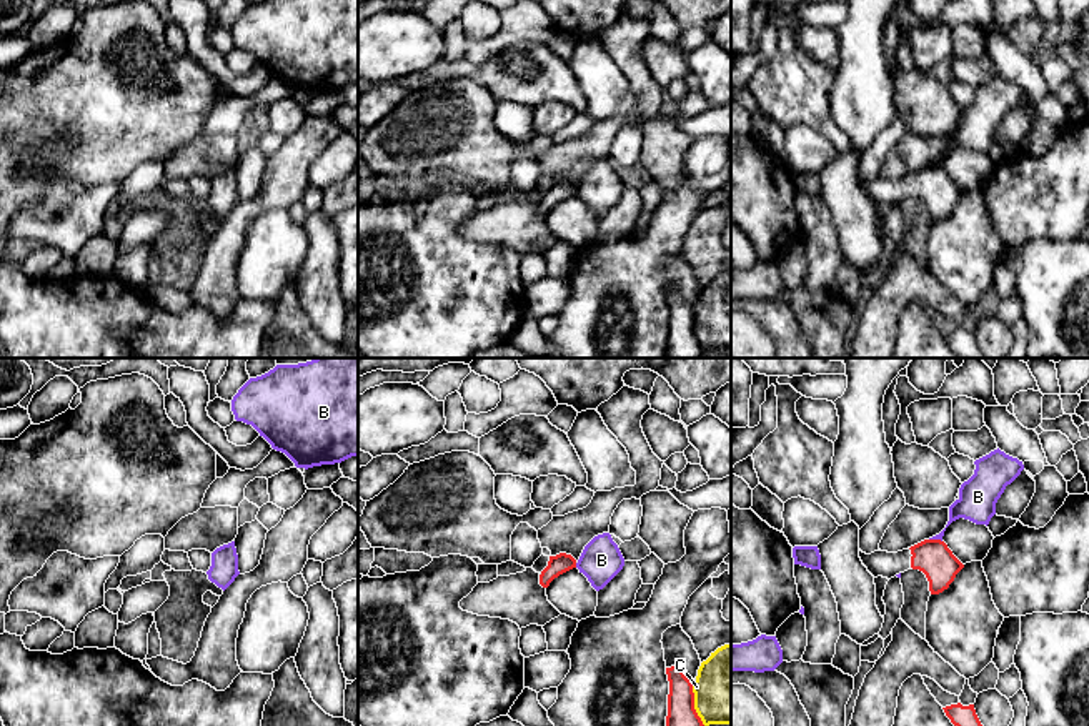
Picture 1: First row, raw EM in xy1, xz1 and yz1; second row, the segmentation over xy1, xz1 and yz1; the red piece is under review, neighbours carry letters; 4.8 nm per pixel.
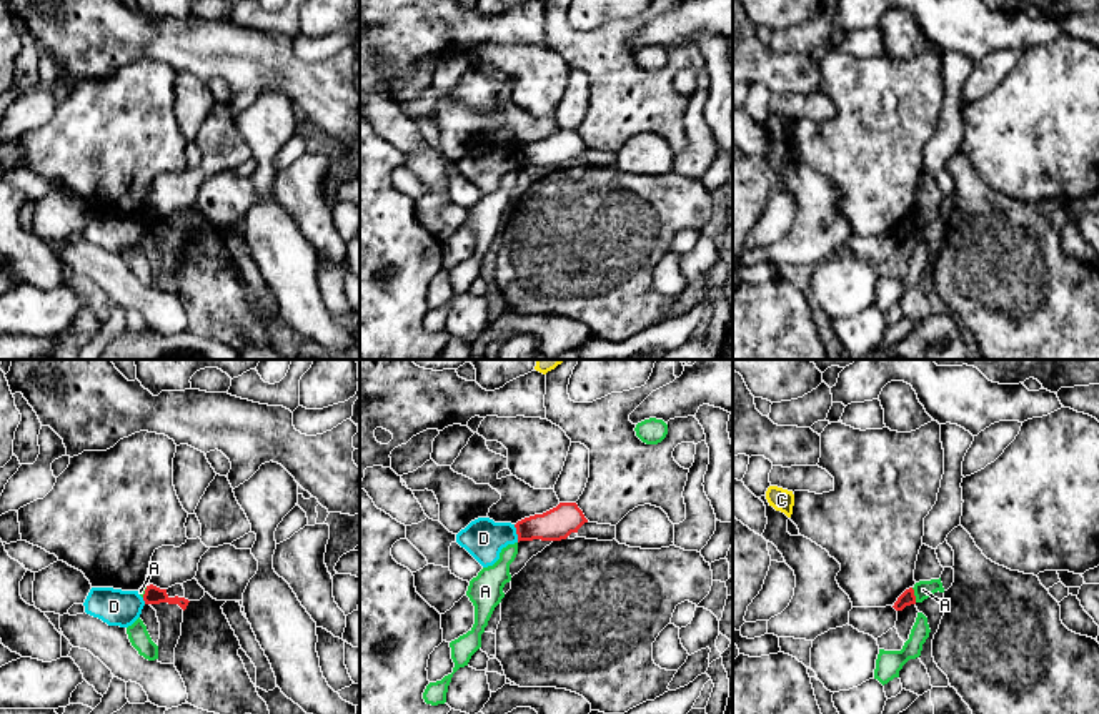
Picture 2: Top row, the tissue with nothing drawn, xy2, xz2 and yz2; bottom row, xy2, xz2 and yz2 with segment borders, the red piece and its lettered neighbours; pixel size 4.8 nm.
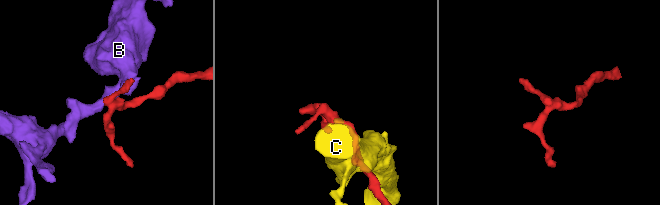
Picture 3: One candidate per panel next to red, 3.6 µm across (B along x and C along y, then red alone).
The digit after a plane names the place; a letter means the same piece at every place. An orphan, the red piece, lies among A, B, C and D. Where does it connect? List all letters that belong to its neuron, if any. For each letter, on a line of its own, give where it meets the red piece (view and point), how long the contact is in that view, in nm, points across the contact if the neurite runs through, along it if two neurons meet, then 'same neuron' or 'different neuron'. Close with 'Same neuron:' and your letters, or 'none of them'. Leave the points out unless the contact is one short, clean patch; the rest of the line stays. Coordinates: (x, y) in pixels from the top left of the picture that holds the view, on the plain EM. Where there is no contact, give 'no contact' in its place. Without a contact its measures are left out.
A: meets red in yz2 at (913, 222); contact 80 nm long; border along yz2 (911, 215), (916, 228); different neuron
B: meets red in yz1 at (936, 167); contact 70 nm long; different neuron
C: meets red in xz1 at (693, 332); contact 220 nm long; border along xz1 (691, 312), (695, 337), (705, 352); different neuron
D: meets red in xz2 at (517, 160); contact 90 nm long; border along xz2 (513, 152), (518, 168); different neuron
Same neuron: none of them

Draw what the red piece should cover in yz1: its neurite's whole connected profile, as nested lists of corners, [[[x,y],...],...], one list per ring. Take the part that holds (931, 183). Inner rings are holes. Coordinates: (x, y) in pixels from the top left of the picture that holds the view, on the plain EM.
[[[924,167],[898,180],[879,177],[866,182],[859,177],[859,185],[874,205],[891,206],[911,195],[922,198],[929,208],[931,221],[947,216],[956,201],[964,195],[941,167]]]

